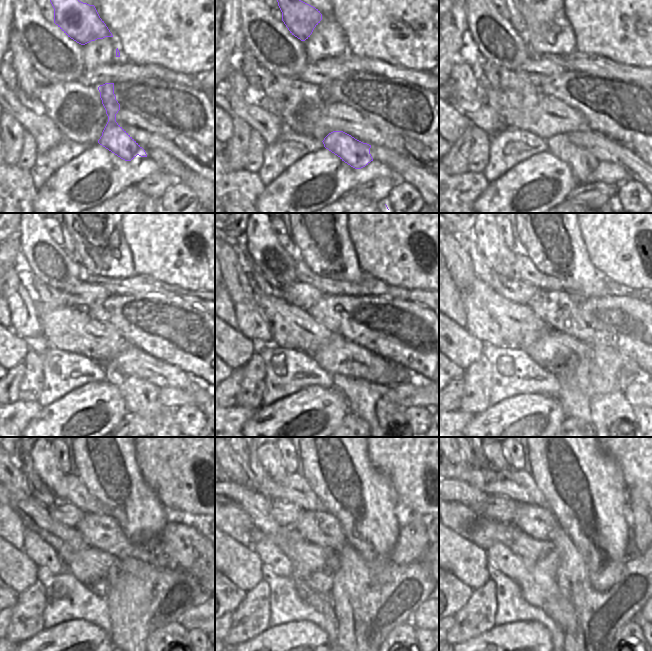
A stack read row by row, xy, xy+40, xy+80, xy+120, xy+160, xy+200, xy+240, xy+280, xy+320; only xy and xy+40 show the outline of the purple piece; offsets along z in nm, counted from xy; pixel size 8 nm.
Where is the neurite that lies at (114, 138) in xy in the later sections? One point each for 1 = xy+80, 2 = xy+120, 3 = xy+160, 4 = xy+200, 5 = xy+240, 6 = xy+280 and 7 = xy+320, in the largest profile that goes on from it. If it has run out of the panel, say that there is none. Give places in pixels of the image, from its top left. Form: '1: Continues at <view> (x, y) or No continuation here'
1: Continues at xy+80 (582, 164)
2: Continues at xy+120 (141, 398)
3: Continues at xy+160 (374, 403)
4: Continues at xy+200 (607, 412)
5: Continues at xy+240 (173, 636)
6: Continues at xy+280 (404, 635)
7: Continues at xy+320 (631, 634).

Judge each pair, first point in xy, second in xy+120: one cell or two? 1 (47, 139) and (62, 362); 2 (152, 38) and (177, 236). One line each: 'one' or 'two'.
1: two
2: one

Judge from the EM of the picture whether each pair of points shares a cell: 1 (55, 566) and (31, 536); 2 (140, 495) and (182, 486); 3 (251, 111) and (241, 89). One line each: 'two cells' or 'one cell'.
1: one cell
2: two cells
3: two cells

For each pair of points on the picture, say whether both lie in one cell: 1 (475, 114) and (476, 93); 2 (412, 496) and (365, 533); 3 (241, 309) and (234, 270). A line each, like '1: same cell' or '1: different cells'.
1: different cells
2: different cells
3: same cell

